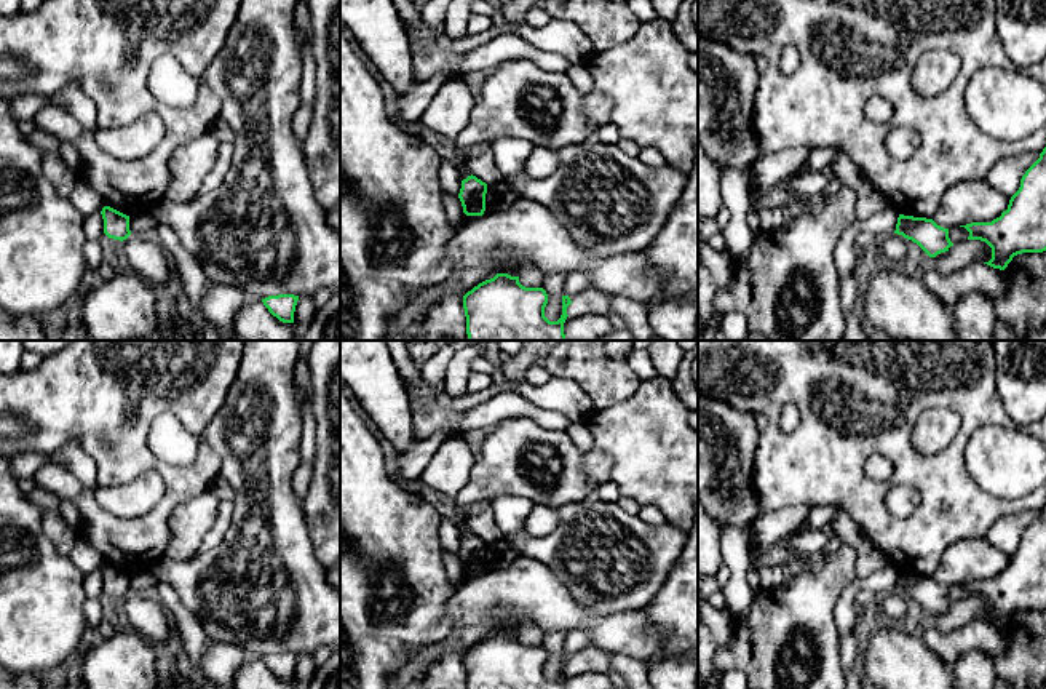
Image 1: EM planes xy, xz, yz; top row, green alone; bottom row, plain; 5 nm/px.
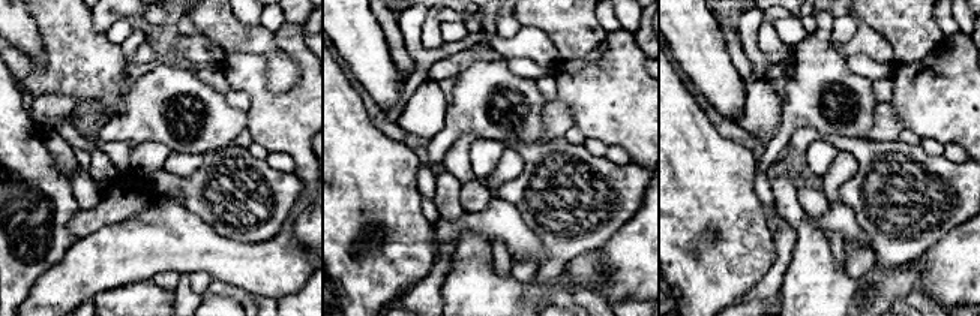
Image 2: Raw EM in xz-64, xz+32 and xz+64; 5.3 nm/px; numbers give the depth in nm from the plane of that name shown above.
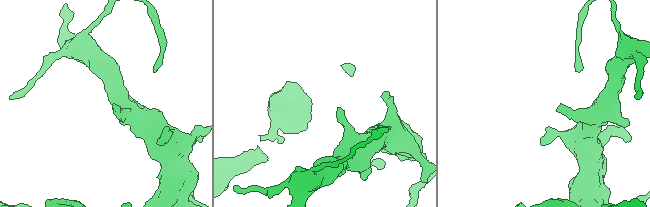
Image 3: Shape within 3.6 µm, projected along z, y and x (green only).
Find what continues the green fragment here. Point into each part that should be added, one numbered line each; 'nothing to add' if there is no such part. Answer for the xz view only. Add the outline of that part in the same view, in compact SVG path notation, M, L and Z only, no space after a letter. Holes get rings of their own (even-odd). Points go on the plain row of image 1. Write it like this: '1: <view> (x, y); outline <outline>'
nothing to add

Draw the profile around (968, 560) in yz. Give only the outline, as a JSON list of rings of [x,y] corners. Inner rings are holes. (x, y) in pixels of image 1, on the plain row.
[[[985,537],[960,540],[944,552],[933,579],[944,587],[992,580],[1008,568],[1009,558]]]

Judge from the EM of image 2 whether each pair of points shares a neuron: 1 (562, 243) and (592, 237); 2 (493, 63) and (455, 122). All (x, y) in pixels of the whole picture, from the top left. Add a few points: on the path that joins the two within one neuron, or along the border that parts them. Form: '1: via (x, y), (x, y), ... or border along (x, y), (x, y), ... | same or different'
1: via (569, 240), (584, 237) | same
2: via (488, 78), (486, 90), (470, 107) | same

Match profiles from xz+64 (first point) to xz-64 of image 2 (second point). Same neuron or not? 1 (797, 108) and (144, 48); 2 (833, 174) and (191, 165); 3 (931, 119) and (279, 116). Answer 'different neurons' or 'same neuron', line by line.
1: different neurons
2: same neuron
3: same neuron

